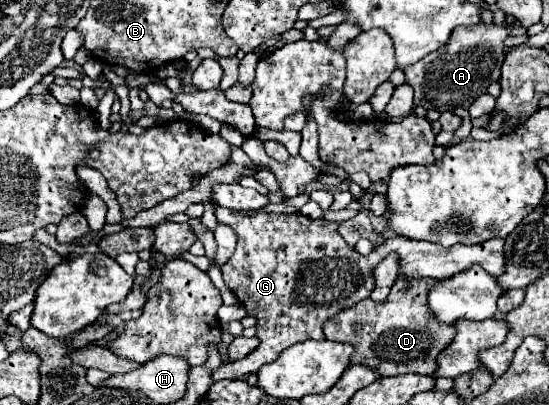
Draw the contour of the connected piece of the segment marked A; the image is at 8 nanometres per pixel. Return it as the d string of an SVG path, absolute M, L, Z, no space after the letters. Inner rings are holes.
M478 23L474 29L454 29L450 43L442 49L426 55L422 61L404 67L406 83L414 87L414 105L424 109L436 109L440 113L456 107L468 109L488 85L500 79L500 67L504 61L504 39L510 35L510 27L496 23Z

